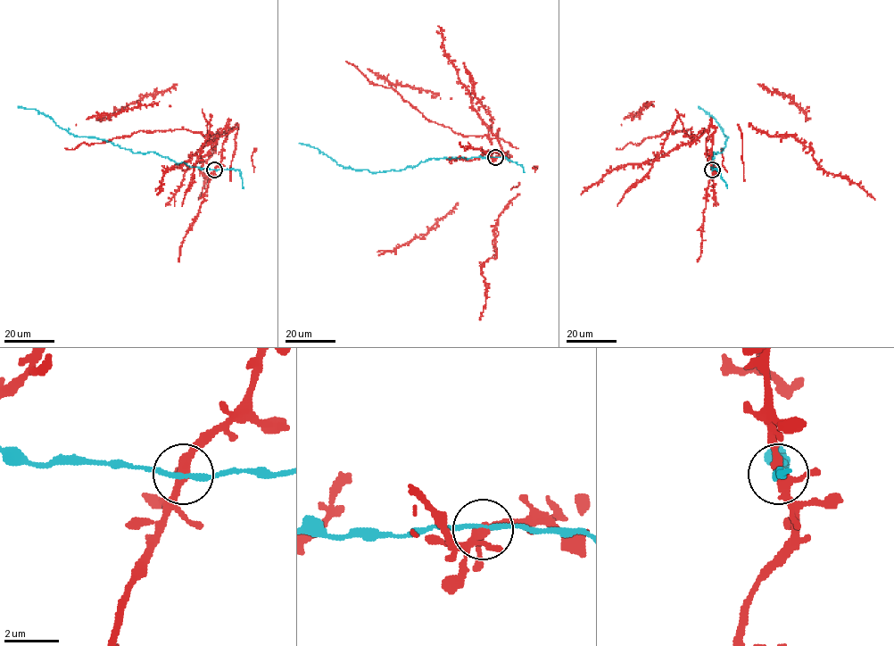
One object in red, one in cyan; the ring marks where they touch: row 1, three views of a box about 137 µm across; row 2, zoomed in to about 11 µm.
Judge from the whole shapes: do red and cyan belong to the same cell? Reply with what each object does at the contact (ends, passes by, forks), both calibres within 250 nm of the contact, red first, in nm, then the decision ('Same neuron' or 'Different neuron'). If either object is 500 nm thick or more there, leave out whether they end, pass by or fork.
At the ring red forks. At the ring cyan passes by. Thickness 280 nm (red) against 180 nm. Same neuron

